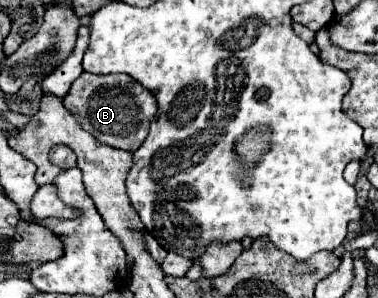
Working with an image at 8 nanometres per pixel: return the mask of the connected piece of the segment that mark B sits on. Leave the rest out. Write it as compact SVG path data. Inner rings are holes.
M83 72L71 84L71 90L63 98L63 104L83 126L83 130L91 132L99 142L127 152L135 152L143 144L149 132L149 124L157 112L153 94L127 74L97 76Z

